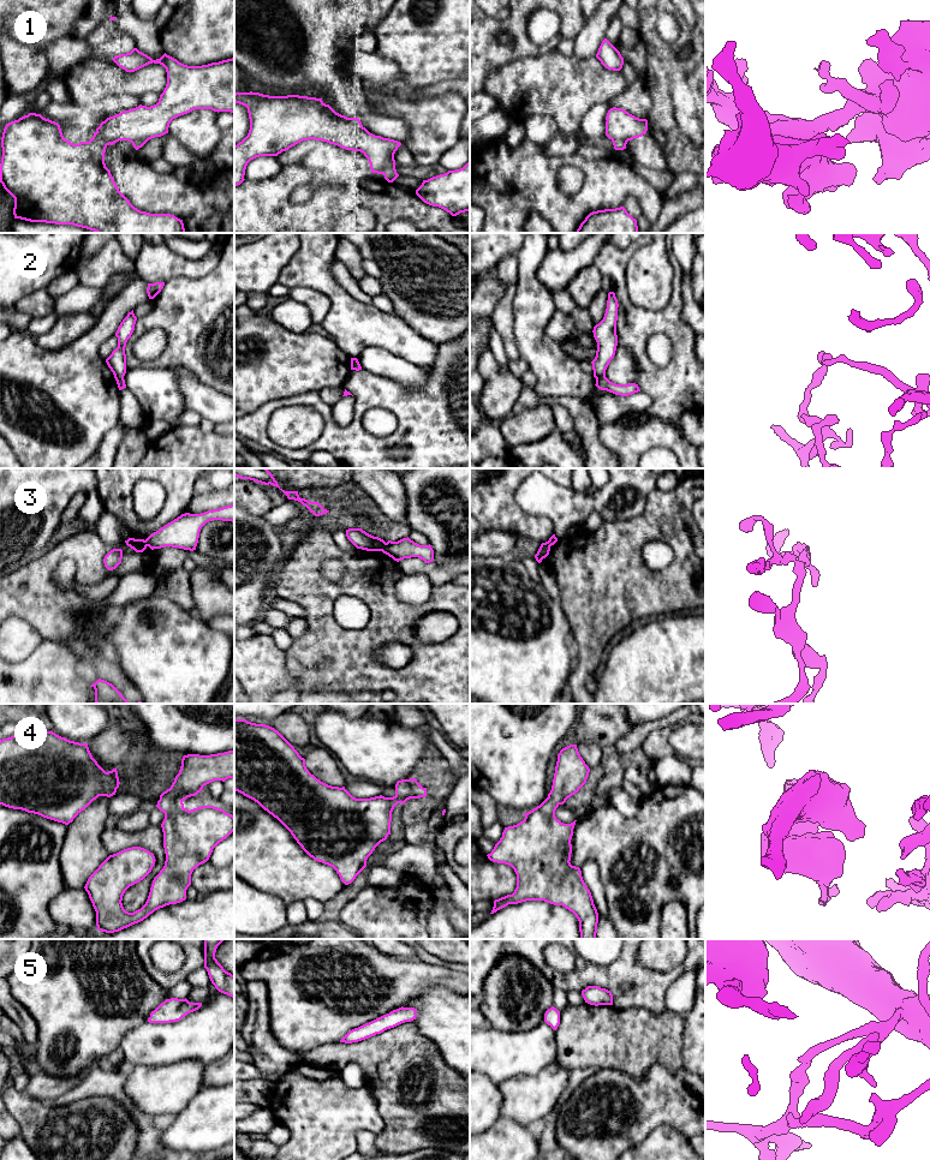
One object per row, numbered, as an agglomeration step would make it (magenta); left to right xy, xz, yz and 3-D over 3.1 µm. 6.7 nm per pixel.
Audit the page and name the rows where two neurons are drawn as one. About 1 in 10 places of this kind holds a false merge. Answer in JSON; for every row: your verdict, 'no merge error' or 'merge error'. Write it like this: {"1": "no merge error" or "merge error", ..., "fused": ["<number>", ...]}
{"1": "no merge error", "2": "merge error", "3": "merge error", "4": "no merge error", "5": "no merge error", "fused": ["2", "3"]}

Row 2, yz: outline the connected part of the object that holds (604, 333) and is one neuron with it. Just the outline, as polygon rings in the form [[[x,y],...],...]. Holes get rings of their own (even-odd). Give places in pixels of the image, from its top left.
[[[614,292],[608,293],[607,309],[603,319],[594,327],[594,337],[597,342],[596,357],[591,361],[596,379],[606,376],[606,370],[615,355],[618,346],[616,321],[618,299]]]

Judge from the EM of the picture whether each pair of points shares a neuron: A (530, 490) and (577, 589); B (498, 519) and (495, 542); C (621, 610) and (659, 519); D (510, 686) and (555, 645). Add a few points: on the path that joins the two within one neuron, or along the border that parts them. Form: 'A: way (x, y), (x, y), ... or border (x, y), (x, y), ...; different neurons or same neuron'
A: border (566, 534), (558, 539); different neurons
B: border (482, 530), (507, 530), (514, 532), (520, 538); different neurons
C: way (621, 587), (621, 556), (636, 542); same neuron
D: way (520, 675), (544, 651); same neuron

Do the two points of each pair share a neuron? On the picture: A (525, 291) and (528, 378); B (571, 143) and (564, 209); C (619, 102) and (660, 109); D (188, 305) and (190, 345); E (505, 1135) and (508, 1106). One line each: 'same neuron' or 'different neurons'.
A: different neurons
B: different neurons
C: different neurons
D: same neuron
E: different neurons

